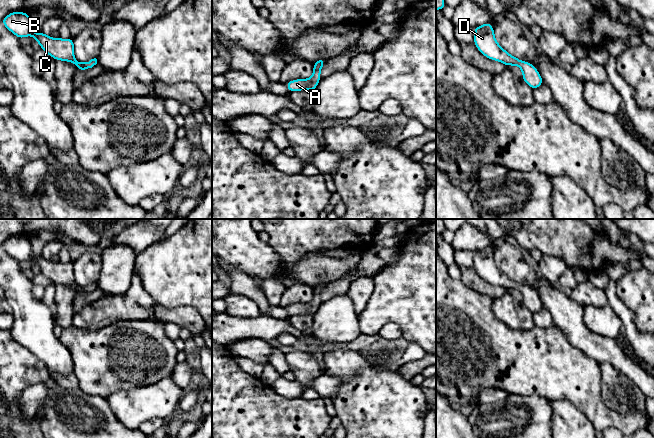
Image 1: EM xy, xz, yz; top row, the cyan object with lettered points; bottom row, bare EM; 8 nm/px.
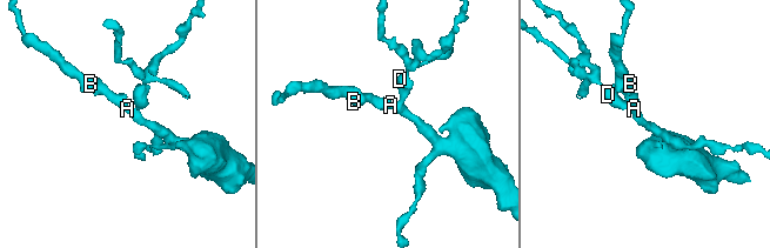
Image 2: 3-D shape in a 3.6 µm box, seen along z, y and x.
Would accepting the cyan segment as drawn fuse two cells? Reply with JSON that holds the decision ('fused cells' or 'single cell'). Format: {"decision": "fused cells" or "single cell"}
{"decision": "single cell"}

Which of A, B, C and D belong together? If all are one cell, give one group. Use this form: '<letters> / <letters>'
A B C D

